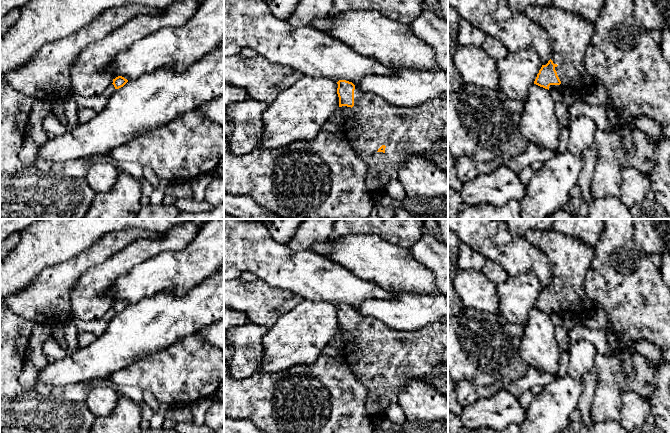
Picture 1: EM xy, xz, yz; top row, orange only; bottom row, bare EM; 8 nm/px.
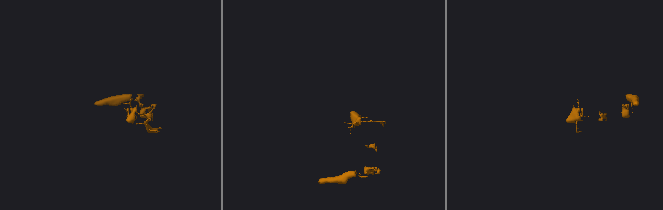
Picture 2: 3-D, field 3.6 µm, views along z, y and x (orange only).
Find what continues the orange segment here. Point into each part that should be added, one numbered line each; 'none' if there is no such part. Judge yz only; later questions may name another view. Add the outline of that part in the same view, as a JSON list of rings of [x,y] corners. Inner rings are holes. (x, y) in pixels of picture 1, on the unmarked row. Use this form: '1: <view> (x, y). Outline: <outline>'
1: yz (570, 259). Outline: [[[530,229],[524,237],[539,248],[551,264],[551,284],[558,289],[555,294],[561,308],[550,309],[549,314],[571,314],[582,321],[593,316],[598,309],[587,296],[585,275],[591,265],[594,248],[553,229]]]

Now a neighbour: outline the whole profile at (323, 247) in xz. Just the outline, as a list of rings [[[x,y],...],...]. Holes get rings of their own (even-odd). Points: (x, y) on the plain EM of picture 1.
[[[332,235],[325,240],[319,241],[312,245],[311,250],[326,256],[332,250],[330,243],[336,238],[338,238],[338,236]]]

